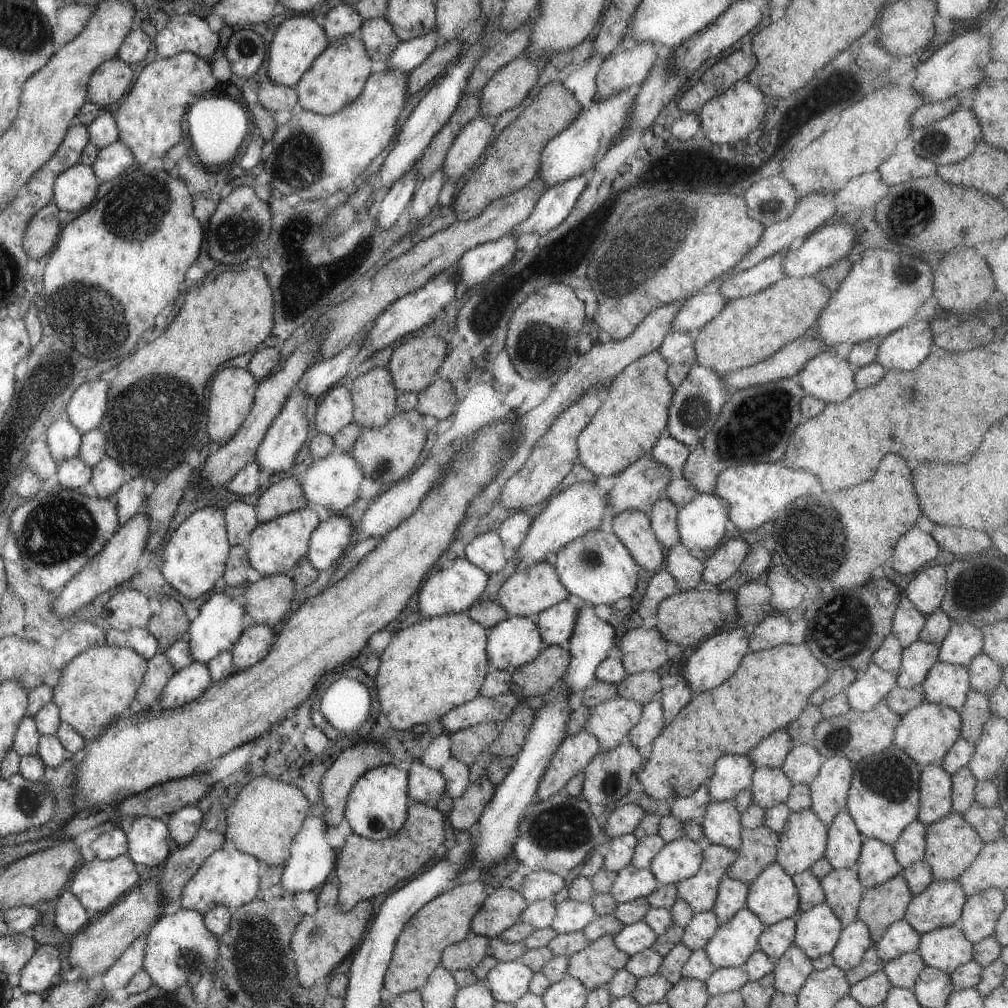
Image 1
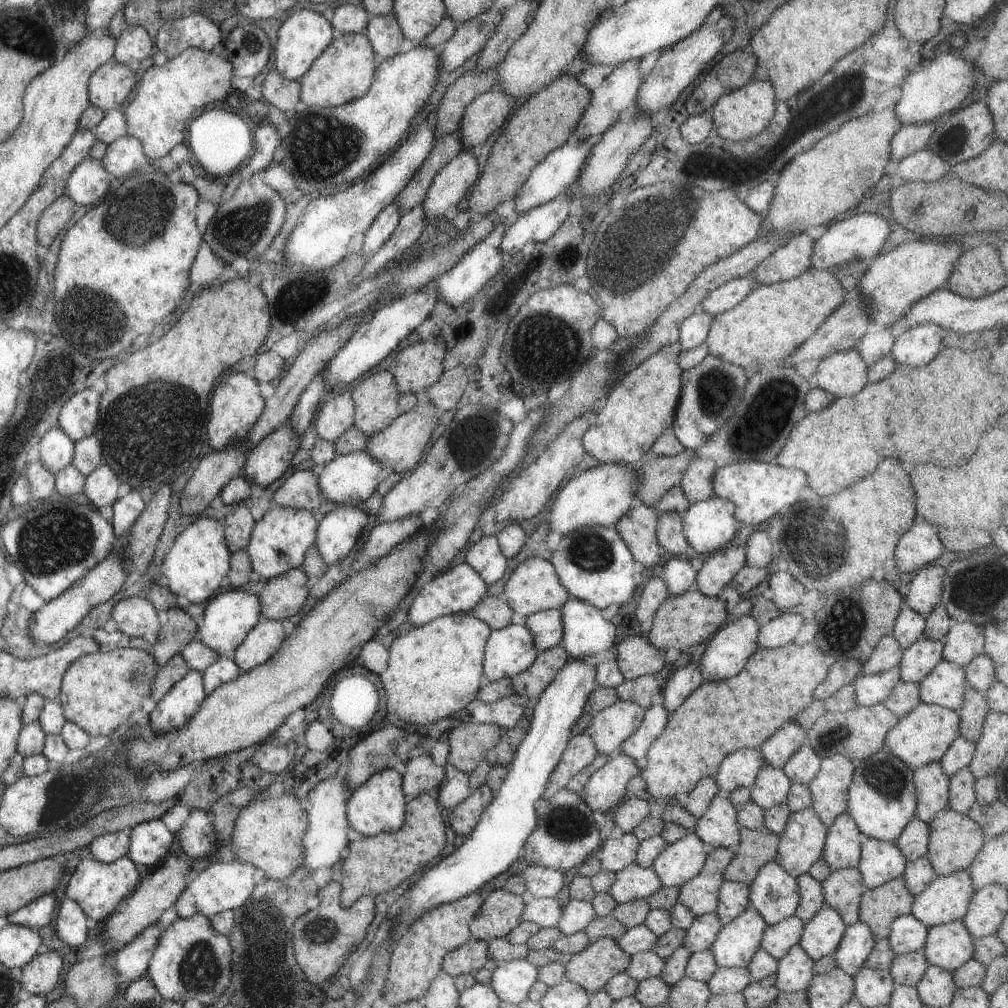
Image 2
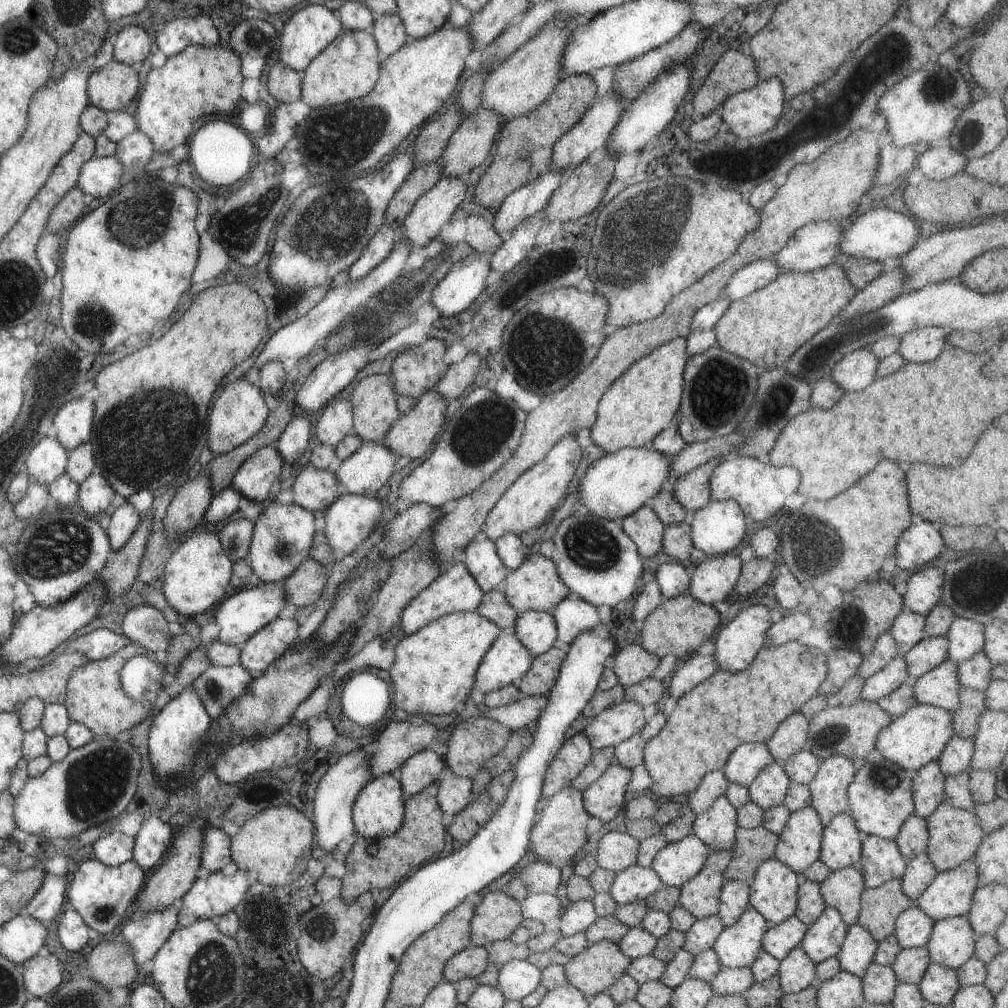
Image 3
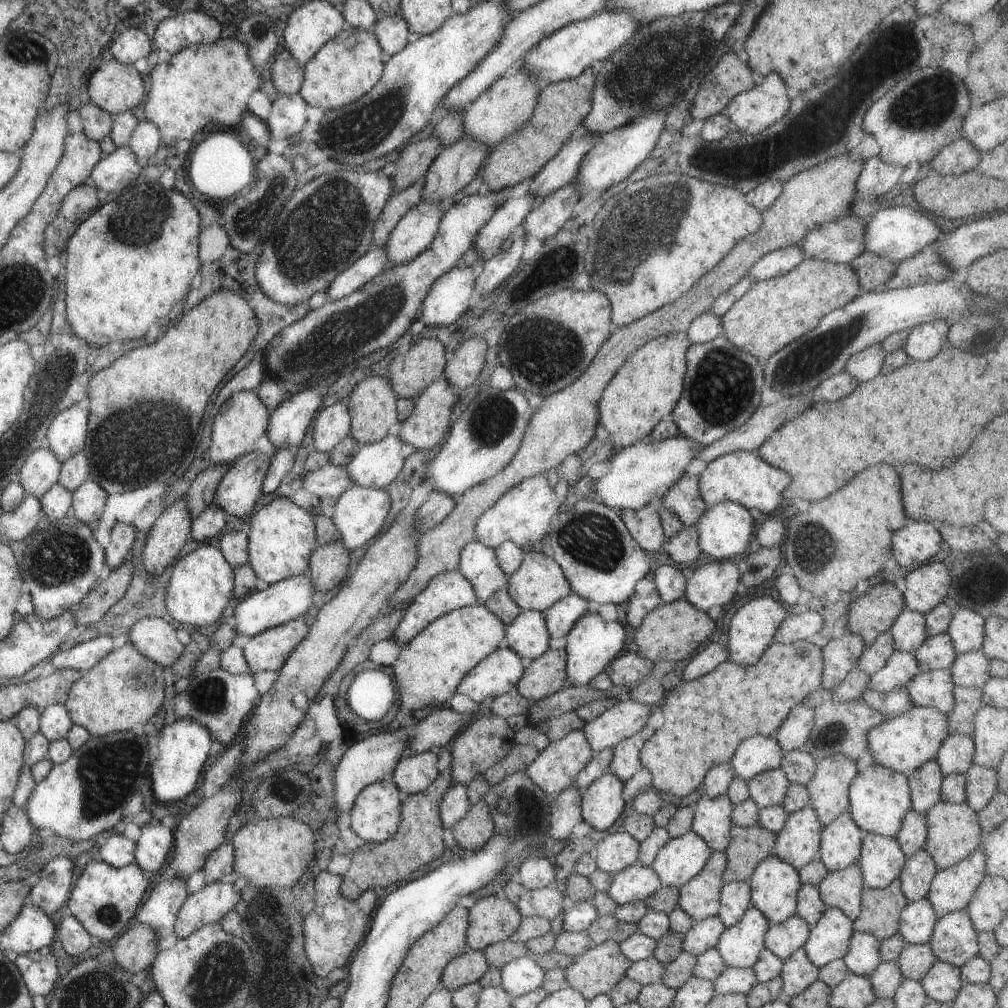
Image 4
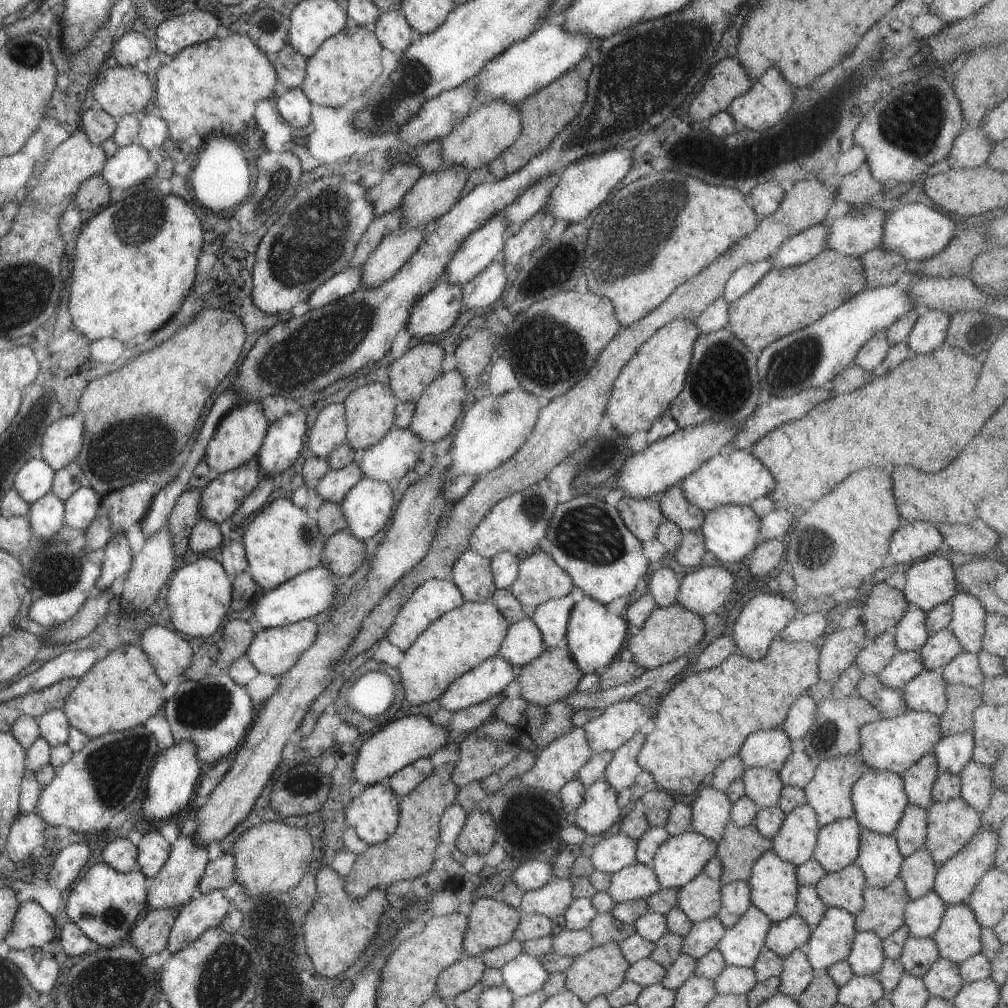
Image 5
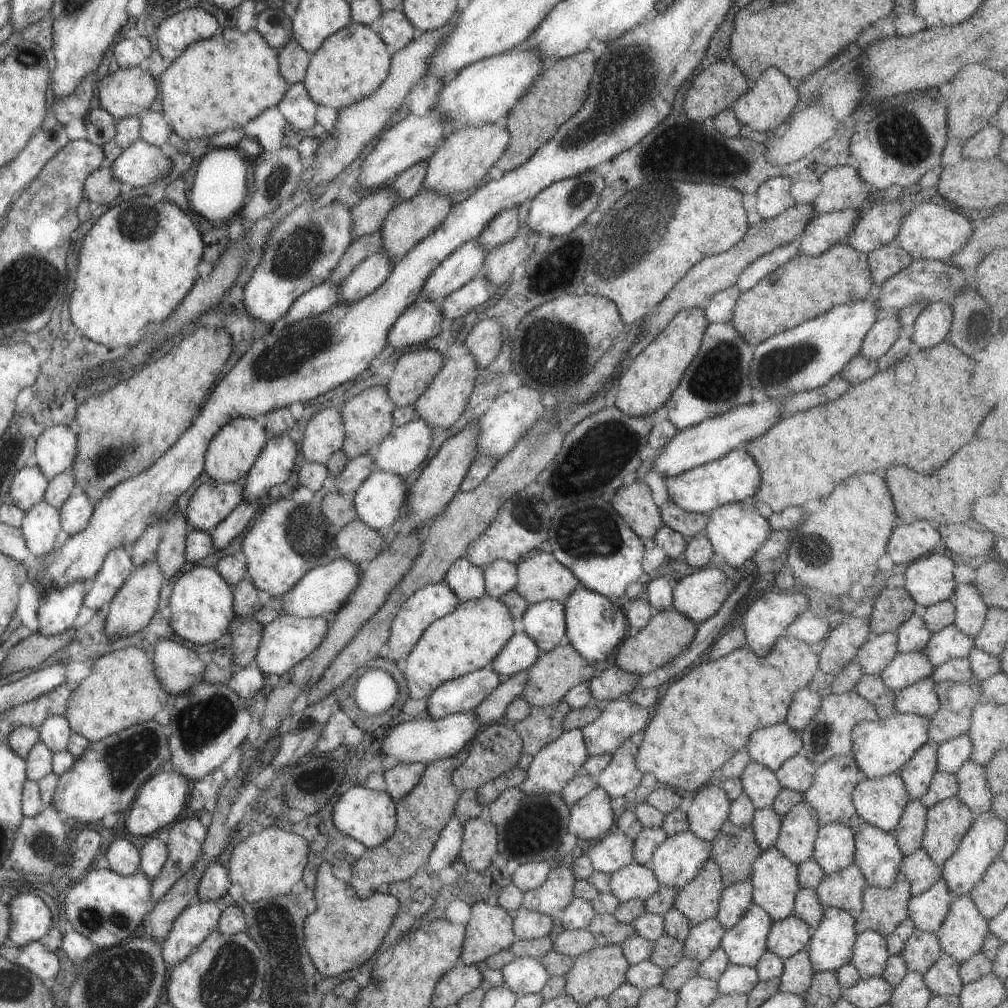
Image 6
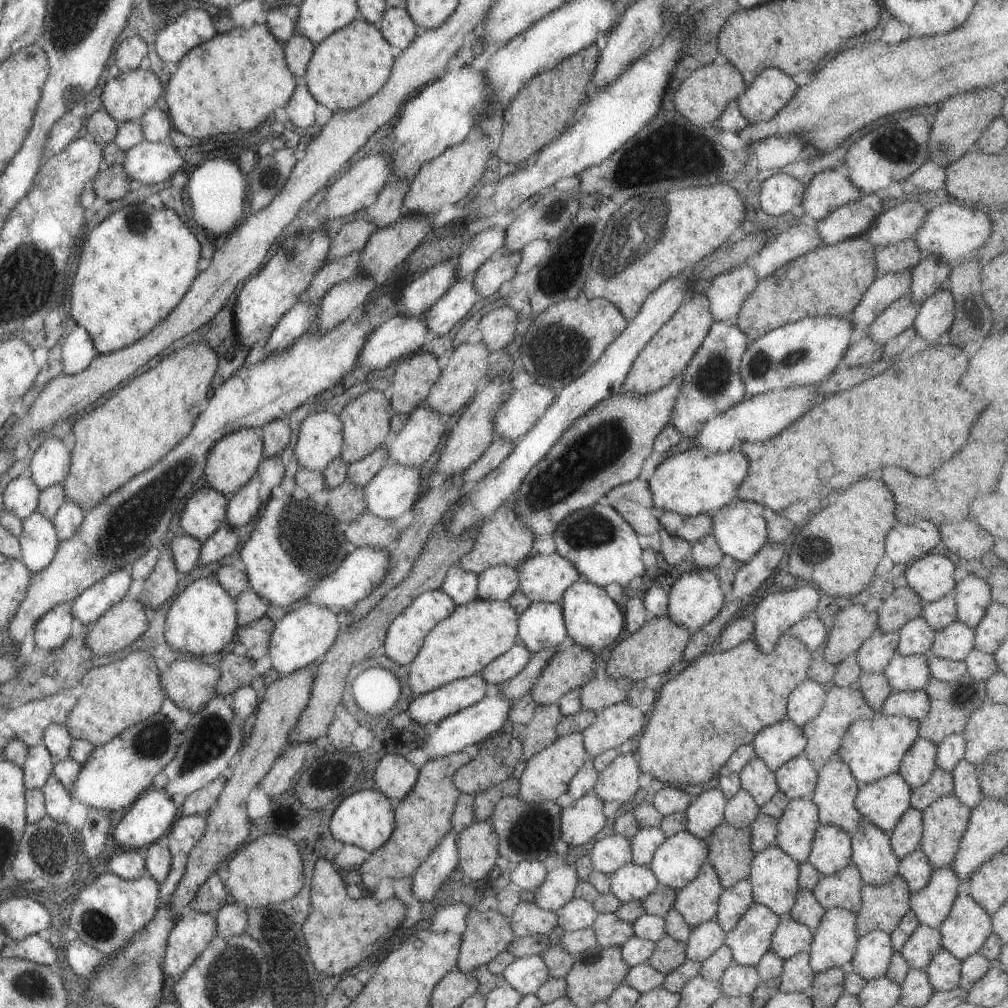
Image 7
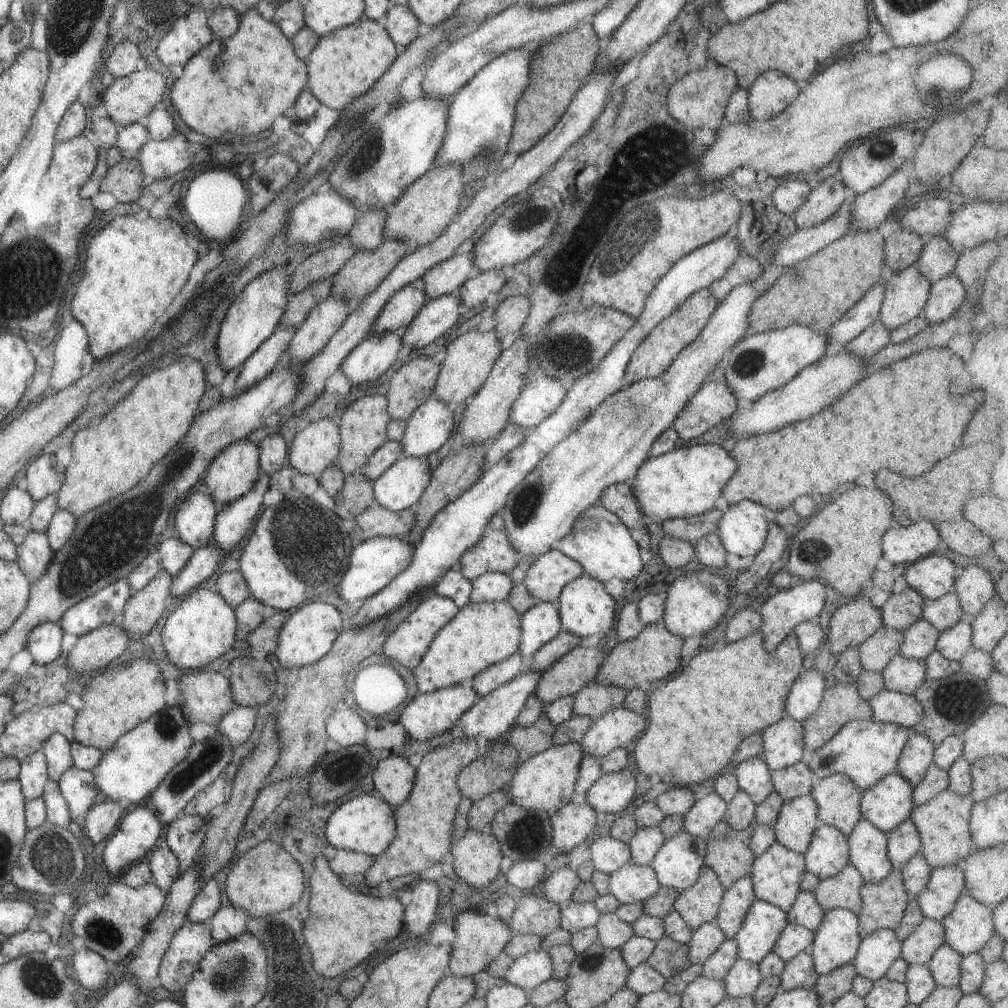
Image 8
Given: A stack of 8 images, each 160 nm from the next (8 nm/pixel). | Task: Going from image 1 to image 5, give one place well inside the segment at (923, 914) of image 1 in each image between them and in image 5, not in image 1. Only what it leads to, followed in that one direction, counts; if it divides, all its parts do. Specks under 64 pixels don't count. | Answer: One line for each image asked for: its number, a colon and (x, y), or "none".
2: (945, 899)
3: (949, 894)
4: (950, 890)
5: (954, 881)

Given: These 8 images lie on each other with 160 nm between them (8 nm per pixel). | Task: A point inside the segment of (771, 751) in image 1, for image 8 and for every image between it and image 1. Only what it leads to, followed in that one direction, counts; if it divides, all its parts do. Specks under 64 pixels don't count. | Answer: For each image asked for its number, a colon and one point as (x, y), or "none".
2: (776, 750)
3: (790, 736)
4: (792, 732)
5: (800, 716)
6: (804, 703)
7: (805, 700)
8: (803, 698)

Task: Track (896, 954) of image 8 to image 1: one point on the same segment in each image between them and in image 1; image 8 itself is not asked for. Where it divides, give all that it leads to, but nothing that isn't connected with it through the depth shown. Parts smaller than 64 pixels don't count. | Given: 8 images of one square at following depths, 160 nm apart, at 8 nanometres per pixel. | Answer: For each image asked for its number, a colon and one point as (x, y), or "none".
1: (854, 939)
2: (855, 945)
3: (856, 951)
4: (862, 955)
5: (865, 957)
6: (869, 954)
7: (873, 951)

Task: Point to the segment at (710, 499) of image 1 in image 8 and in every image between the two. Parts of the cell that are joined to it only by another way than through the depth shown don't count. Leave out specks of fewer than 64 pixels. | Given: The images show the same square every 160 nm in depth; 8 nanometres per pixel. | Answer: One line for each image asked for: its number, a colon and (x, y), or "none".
2: (708, 525)
3: (716, 528)
4: (726, 529)
5: (730, 532)
6: (735, 530)
7: (739, 530)
8: (741, 529)

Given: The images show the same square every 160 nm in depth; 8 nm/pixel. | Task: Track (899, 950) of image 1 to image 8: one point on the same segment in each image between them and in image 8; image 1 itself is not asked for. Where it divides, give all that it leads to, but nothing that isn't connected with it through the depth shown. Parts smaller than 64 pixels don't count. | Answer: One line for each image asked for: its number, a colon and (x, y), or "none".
2: (905, 935)
3: (912, 928)
4: (917, 919)
5: (921, 917)
6: (927, 910)
7: (930, 905)
8: (944, 884)

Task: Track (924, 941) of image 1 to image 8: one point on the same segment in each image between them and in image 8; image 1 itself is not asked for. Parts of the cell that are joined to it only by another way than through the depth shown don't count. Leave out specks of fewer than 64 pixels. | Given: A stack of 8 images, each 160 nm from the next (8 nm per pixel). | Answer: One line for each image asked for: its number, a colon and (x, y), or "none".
2: (948, 945)
3: (951, 942)
4: (953, 941)
5: (957, 938)
6: (961, 933)
7: (966, 926)
8: (968, 926)

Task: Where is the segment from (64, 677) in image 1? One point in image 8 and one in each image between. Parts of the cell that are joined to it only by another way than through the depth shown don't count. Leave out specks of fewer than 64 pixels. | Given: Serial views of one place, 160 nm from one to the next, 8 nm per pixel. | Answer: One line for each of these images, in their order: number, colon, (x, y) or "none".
2: (98, 692)
3: (107, 696)
4: (107, 698)
5: (121, 691)
6: (121, 690)
7: (116, 695)
8: (116, 699)

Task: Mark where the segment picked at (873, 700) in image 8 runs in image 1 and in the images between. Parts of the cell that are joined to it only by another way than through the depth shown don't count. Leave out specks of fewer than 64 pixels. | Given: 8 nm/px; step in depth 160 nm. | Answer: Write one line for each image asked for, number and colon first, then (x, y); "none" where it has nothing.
1: (945, 684)
2: (943, 686)
3: (939, 687)
4: (933, 689)
5: (926, 691)
6: (919, 698)
7: (912, 704)

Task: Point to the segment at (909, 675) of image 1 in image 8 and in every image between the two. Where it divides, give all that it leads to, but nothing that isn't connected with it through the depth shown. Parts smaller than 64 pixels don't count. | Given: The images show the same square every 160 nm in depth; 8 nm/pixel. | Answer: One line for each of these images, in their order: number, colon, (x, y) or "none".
2: (916, 661)
3: (929, 652)
4: (935, 652)
5: (941, 647)
6: (948, 643)
7: (953, 642)
8: (953, 643)

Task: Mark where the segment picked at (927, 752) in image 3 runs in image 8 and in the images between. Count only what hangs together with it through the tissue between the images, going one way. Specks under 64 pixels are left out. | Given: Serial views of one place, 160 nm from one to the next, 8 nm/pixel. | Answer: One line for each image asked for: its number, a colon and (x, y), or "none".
4: (902, 743)
5: (893, 744)
6: (880, 747)
7: (872, 748)
8: (863, 750)

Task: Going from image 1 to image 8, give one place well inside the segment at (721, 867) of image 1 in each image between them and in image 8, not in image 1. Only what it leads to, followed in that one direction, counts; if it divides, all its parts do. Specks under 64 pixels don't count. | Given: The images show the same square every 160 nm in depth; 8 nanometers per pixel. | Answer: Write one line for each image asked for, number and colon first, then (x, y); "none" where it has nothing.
2: (699, 894)
3: (699, 896)
4: (698, 898)
5: (698, 899)
6: (697, 900)
7: (696, 902)
8: (698, 903)

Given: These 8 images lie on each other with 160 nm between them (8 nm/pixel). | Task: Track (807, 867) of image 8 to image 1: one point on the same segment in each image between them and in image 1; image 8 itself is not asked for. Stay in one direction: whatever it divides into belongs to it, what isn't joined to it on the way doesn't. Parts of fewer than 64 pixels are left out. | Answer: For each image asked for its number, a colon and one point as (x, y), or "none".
1: (843, 841)
2: (841, 849)
3: (840, 846)
4: (839, 845)
5: (836, 846)
6: (833, 849)
7: (829, 852)

